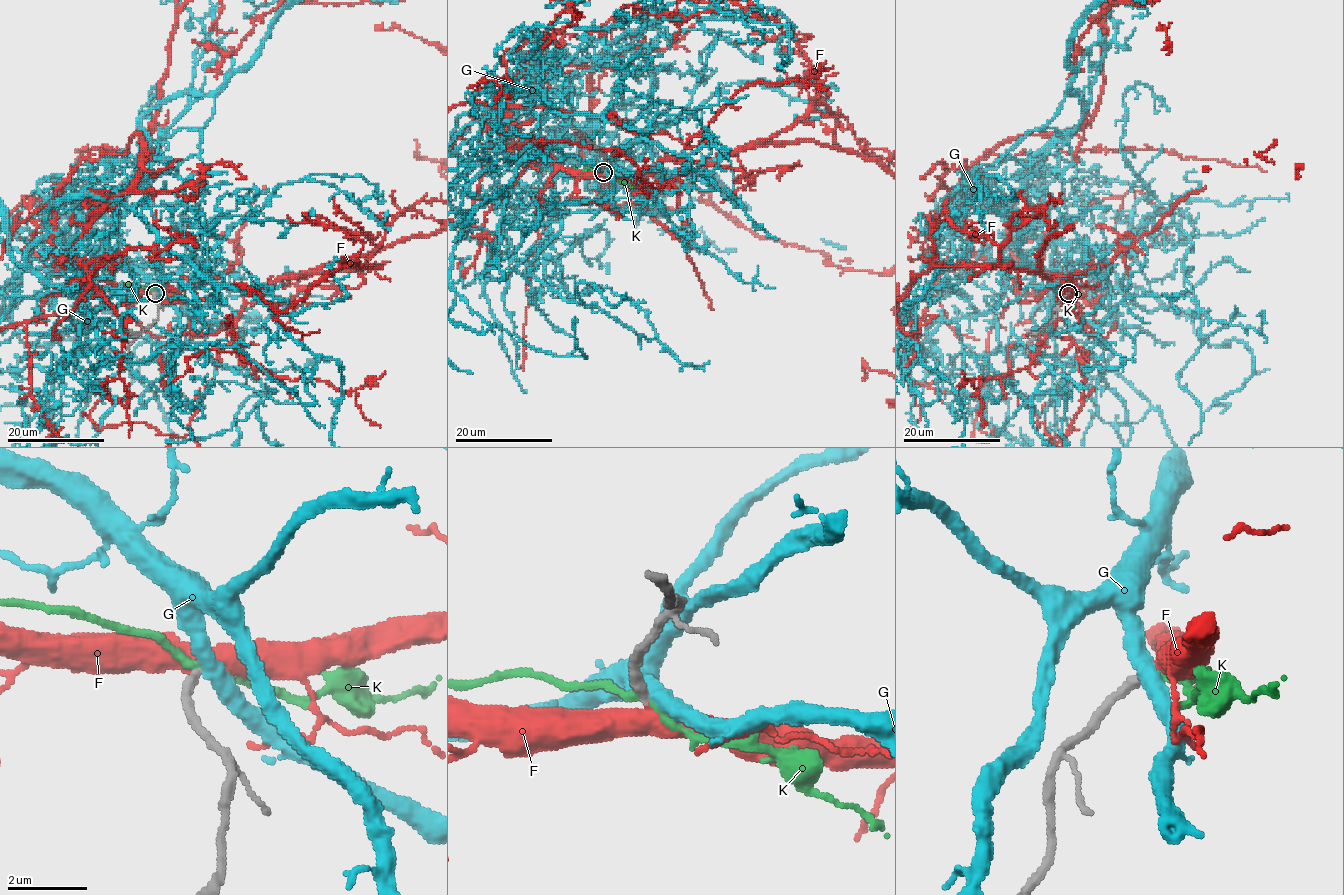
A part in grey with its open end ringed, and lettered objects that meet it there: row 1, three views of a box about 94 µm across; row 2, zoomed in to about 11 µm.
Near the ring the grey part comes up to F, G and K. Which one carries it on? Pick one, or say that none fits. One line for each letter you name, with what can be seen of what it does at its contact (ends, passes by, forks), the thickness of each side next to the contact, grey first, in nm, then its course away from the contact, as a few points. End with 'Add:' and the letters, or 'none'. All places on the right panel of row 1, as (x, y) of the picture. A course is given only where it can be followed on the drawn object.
F: It passes by. Thickness 260 nm (grey) against 440 nm
Add: F

